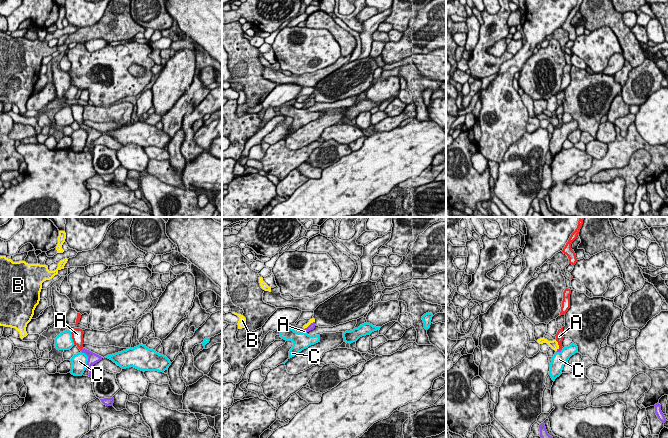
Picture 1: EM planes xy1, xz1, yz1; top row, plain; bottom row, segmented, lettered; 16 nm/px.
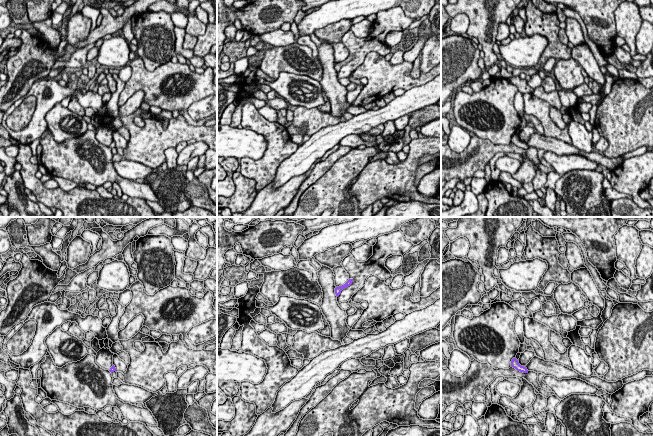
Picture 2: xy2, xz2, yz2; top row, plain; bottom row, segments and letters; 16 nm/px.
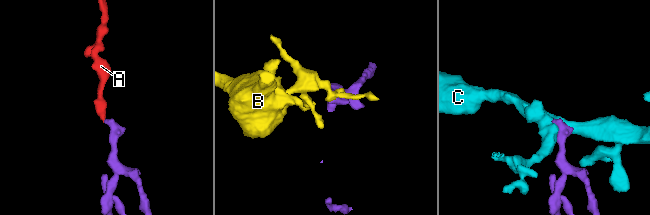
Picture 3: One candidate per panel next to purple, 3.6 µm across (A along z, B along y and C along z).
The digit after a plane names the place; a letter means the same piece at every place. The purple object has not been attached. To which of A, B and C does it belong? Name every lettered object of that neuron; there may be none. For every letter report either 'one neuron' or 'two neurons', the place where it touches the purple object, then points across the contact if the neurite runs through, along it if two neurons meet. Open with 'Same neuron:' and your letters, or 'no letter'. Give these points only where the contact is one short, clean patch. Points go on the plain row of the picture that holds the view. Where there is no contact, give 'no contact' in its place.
Same neuron: A
A: one neuron; contact xy1 (82, 125); way xy1 (93, 134), (82, 125), (77, 111)
B: two neurons; contact xz1 (310, 100); border xz1 (314, 97), (304, 104)
C: two neurons; contact xy1 (88, 135); border xy1 (81, 127), (87, 132), (86, 144)

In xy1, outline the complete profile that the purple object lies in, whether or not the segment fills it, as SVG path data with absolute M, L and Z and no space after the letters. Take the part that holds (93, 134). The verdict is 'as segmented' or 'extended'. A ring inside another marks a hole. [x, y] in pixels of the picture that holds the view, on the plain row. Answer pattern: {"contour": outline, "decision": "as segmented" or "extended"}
{"contour": "M74 104L71 105L71 110L72 110L72 115L74 120L80 125L80 127L82 129L85 129L88 132L88 137L86 140L86 146L89 148L89 153L91 153L93 155L93 149L94 149L94 145L92 144L92 142L99 138L100 136L102 136L103 133L85 125L83 123L83 106L80 104Z", "decision": "extended"}

